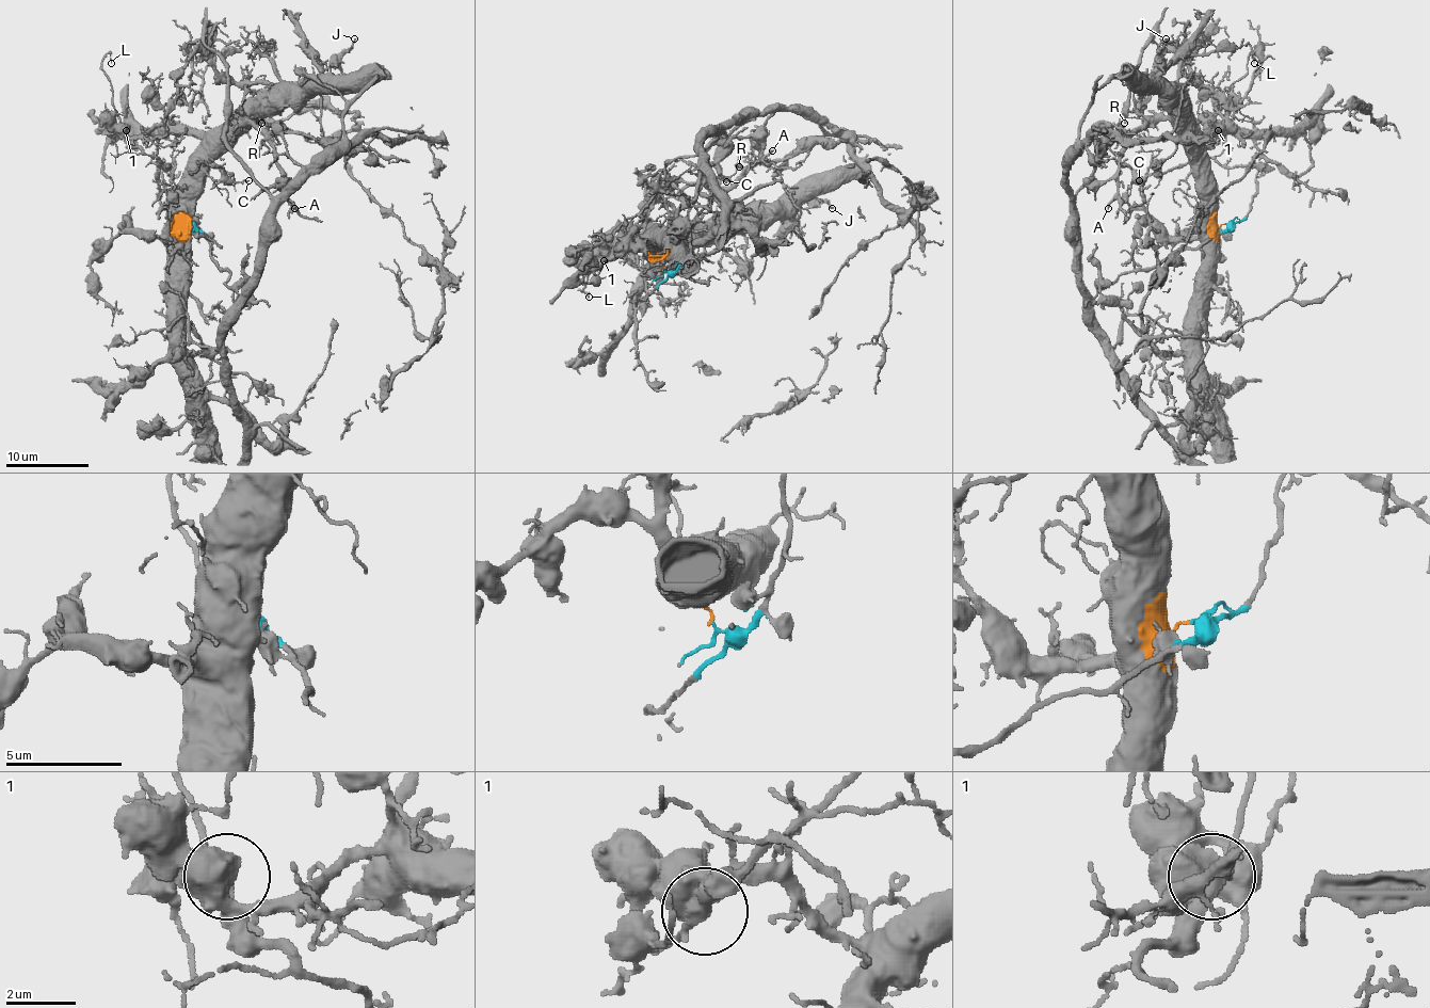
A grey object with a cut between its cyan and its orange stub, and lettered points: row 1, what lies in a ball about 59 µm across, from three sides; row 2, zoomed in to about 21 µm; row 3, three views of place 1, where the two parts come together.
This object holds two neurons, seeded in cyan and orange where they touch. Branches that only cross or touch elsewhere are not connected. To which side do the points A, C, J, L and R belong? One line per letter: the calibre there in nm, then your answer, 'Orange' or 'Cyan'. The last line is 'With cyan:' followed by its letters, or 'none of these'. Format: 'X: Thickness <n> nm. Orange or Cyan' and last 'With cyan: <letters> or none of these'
A: Thickness 190 nm. Orange
C: Thickness 110 nm. Orange
J: Thickness 110 nm. Orange
L: Thickness 90 nm. Cyan
R: Thickness 140 nm. Orange
With cyan: L

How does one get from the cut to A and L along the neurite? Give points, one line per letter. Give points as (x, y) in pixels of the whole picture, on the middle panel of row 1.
A: (662, 269), (661, 258), (692, 229), (708, 223), (723, 209), (725, 192), (756, 161), (772, 150)
L: (662, 269), (664, 280), (640, 300), (646, 293), (638, 256), (620, 244), (591, 271), (580, 289), (589, 296)

